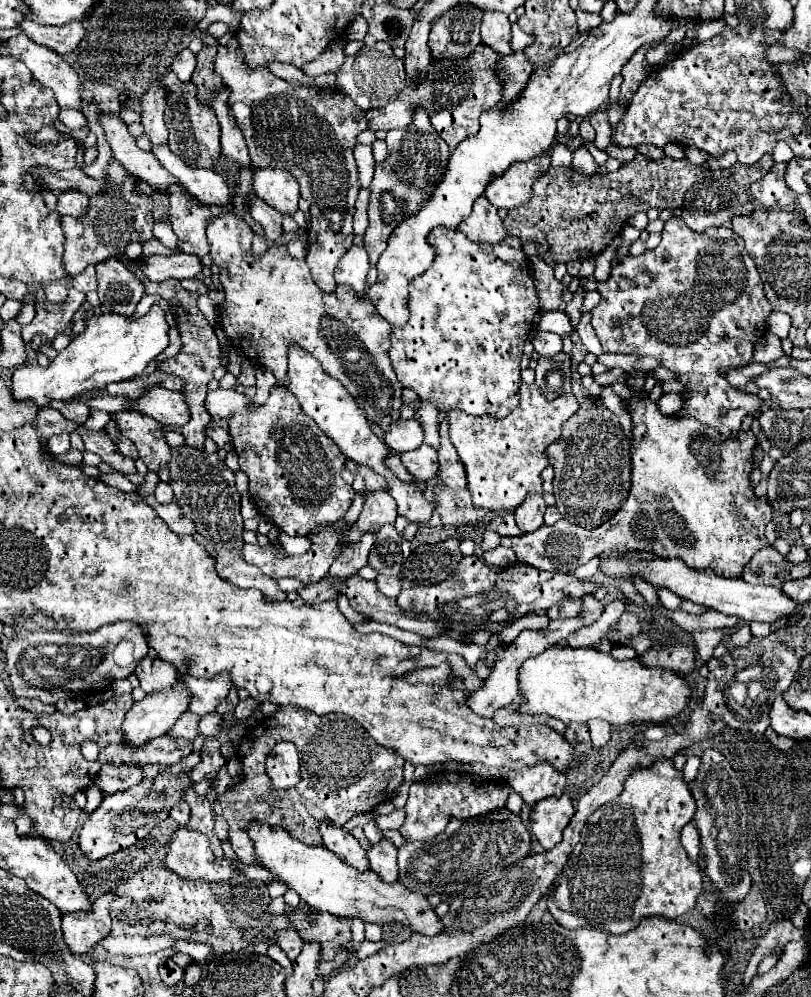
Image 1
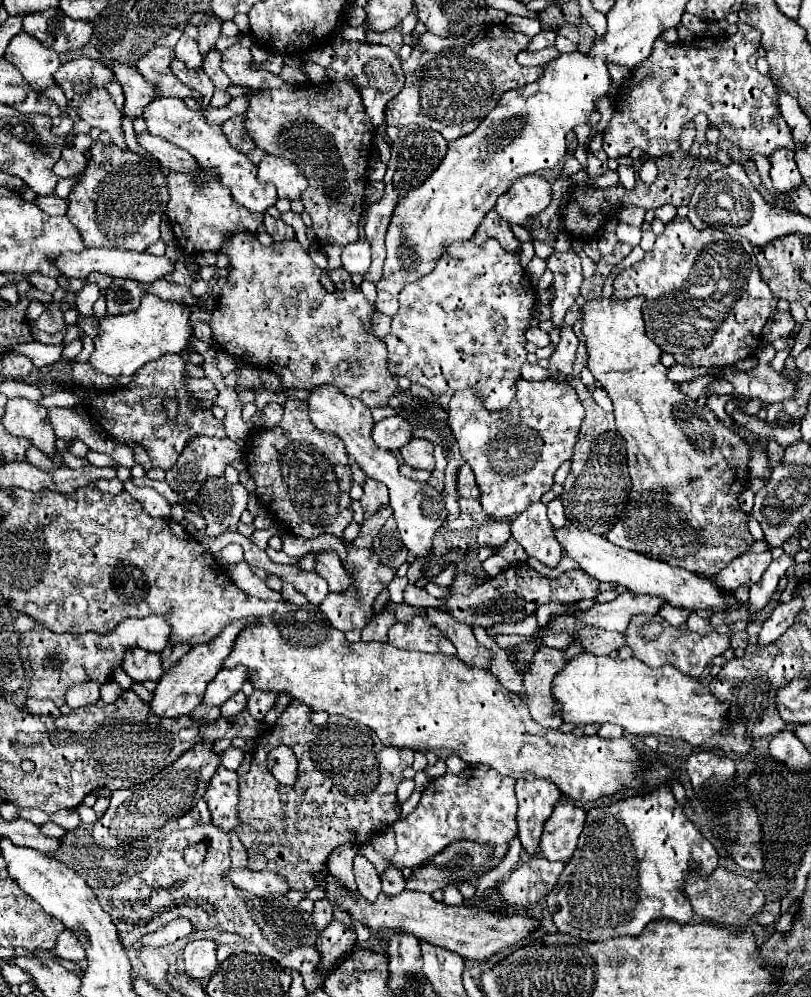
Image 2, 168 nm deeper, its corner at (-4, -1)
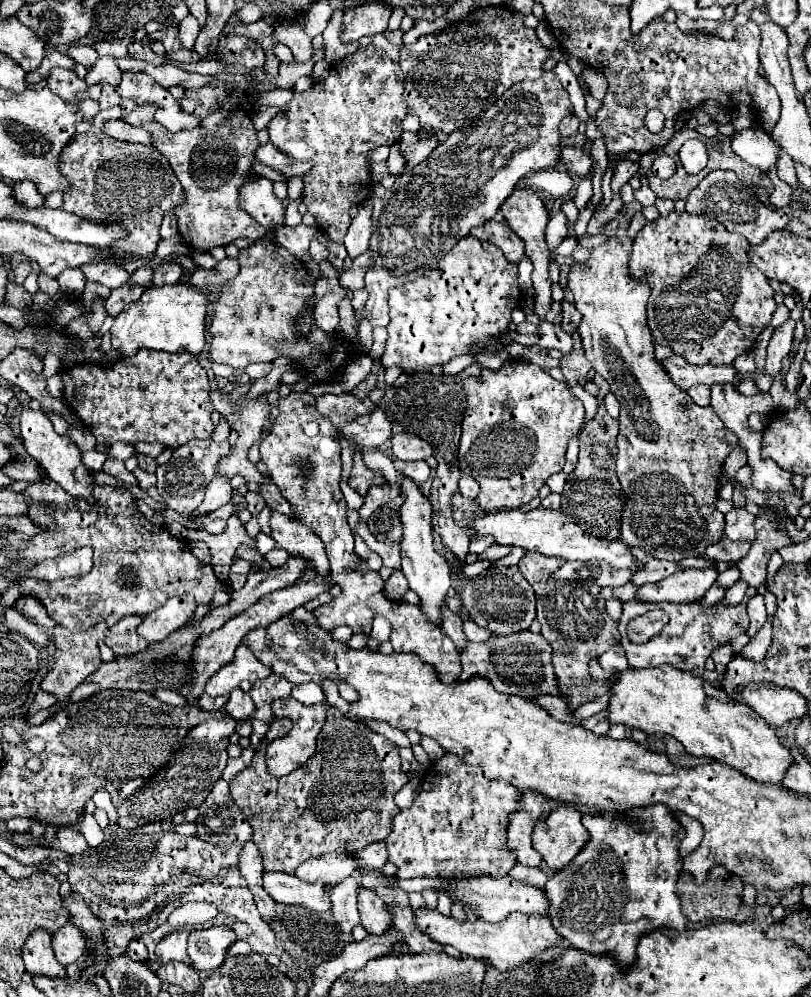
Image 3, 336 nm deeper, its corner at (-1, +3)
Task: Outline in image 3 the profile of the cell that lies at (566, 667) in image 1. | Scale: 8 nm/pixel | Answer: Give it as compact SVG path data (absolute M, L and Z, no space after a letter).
M669 665L649 667L649 669L627 667L625 671L617 671L615 679L609 679L607 711L609 711L607 721L611 725L621 723L625 727L641 729L649 735L659 735L659 737L671 735L683 743L687 753L695 757L703 755L713 757L761 783L779 783L785 777L787 767L793 763L789 749L779 743L775 731L767 723L763 723L763 719L755 711L751 711L751 707L745 707L745 703L735 703L723 689L717 689L709 681L695 677L691 673L677 671L677 667Z

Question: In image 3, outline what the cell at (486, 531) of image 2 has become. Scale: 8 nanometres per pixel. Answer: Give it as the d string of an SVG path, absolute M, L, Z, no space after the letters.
M475 535L475 537L471 539L469 551L475 553L475 555L481 555L489 545L493 545L493 537L491 537L491 535Z

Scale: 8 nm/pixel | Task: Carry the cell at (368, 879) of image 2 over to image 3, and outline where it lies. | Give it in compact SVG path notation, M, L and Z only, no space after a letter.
M365 887L359 891L359 913L361 913L361 925L367 929L367 933L381 935L389 929L389 911L383 903L383 899Z

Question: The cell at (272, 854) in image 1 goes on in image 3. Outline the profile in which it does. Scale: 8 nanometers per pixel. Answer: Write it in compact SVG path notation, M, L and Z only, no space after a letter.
M419 907L415 911L415 923L417 927L429 935L433 941L441 945L453 945L459 953L483 959L487 965L493 965L501 971L513 969L523 965L529 959L535 959L537 951L555 945L561 935L553 929L551 919L547 915L509 915L509 919L503 919L501 923L485 923L483 919L475 921L457 921L451 915L443 915L437 909Z

